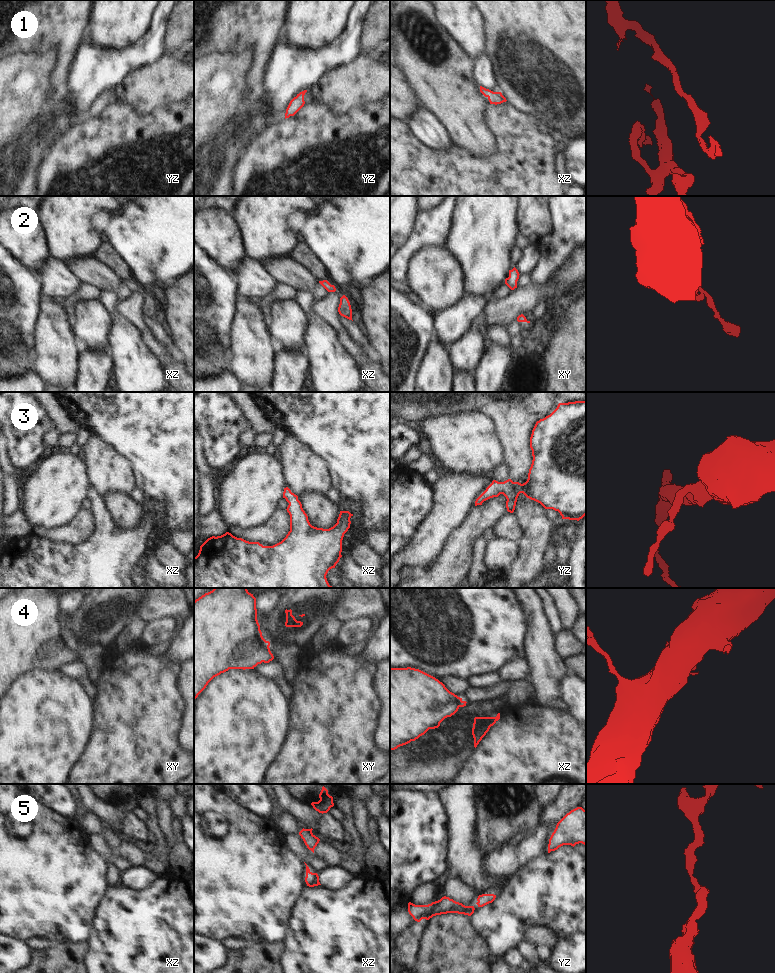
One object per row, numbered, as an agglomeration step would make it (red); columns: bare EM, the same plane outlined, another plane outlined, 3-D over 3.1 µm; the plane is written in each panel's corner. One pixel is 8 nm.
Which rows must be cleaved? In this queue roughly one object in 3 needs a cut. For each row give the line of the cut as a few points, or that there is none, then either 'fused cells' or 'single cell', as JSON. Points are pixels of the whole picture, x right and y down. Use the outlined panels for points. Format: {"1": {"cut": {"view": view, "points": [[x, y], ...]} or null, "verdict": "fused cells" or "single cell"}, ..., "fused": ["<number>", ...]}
{"1": {"cut": null, "verdict": "single cell"}, "2": {"cut": null, "verdict": "single cell"}, "3": {"cut": null, "verdict": "single cell"}, "4": {"cut": {"view": "xy", "points": [[264, 640], [268, 647]]}, "verdict": "fused cells"}, "5": {"cut": null, "verdict": "single cell"}, "fused": ["4"]}

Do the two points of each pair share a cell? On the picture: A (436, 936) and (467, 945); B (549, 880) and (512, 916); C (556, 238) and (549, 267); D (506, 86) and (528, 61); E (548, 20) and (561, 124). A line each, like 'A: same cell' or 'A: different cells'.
A: same cell
B: same cell
C: same cell
D: same cell
E: same cell

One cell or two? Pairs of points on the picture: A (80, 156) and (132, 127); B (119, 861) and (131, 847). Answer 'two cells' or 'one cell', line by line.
A: one cell
B: two cells

